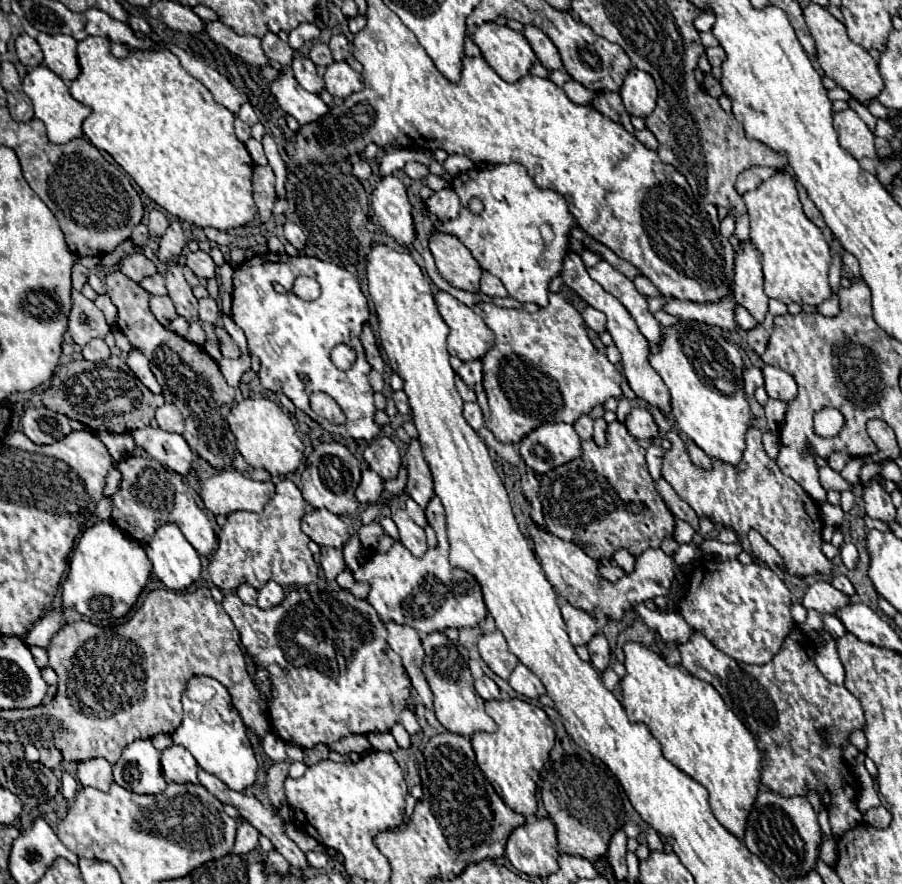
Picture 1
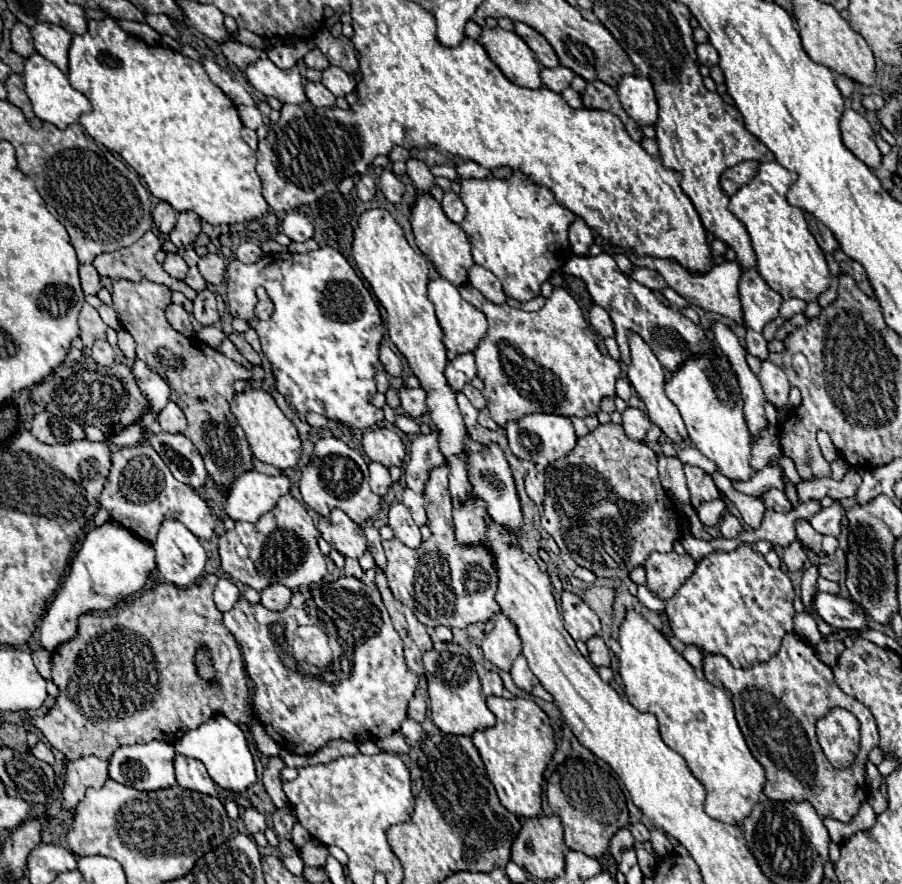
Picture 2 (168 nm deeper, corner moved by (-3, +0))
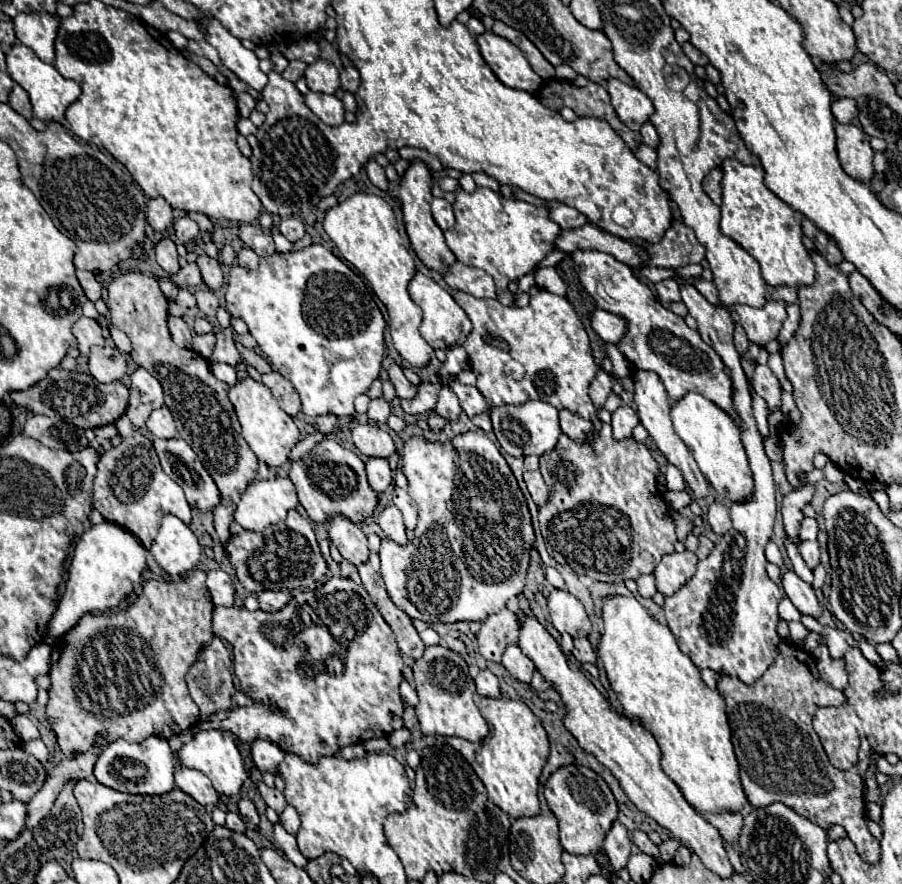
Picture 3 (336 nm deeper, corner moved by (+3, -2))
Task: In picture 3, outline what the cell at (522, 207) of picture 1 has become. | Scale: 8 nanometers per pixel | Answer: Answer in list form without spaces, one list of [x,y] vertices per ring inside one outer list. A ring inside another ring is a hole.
[[[463,188],[455,190],[455,226],[445,232],[447,246],[459,262],[485,270],[497,286],[497,300],[505,306],[513,302],[509,284],[531,274],[537,264],[555,250],[555,240],[561,232],[559,224],[549,218],[549,206],[535,206],[523,200],[511,200],[491,188],[477,188],[473,194]]]

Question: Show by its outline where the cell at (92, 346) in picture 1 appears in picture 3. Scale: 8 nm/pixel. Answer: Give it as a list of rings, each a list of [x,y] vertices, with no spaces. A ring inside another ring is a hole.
[[[93,346],[89,354],[91,376],[99,382],[113,382],[125,376],[127,362],[125,356],[111,346]]]

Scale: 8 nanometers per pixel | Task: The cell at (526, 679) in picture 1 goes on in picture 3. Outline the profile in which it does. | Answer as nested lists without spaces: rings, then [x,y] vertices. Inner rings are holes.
[[[515,644],[509,646],[509,648],[505,650],[505,654],[503,654],[501,664],[507,668],[507,672],[509,672],[515,680],[525,682],[525,684],[531,682],[531,676],[533,676],[533,672],[535,672],[535,666],[533,666],[533,662],[531,662],[527,656],[521,654],[519,646],[515,646]]]

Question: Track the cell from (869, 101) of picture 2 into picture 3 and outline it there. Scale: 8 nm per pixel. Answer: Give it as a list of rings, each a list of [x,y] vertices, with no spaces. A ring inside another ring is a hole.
[[[839,98],[831,104],[831,112],[837,122],[853,122],[853,118],[859,114],[859,108],[853,98]]]

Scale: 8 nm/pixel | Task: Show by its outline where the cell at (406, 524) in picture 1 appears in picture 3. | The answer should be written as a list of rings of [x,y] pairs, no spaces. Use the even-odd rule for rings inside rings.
[[[393,504],[385,506],[385,508],[381,510],[379,518],[377,518],[377,524],[381,526],[381,530],[383,530],[383,534],[385,534],[387,538],[391,538],[393,542],[397,542],[397,544],[401,544],[401,546],[407,544],[405,526],[403,526],[403,516],[401,516],[401,512],[399,512],[397,506],[393,506]]]

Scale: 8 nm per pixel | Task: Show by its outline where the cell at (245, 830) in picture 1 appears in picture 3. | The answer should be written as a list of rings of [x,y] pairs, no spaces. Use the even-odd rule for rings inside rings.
[[[241,800],[239,802],[239,812],[243,816],[243,820],[251,826],[259,826],[259,814],[257,814],[257,808],[251,800]]]

